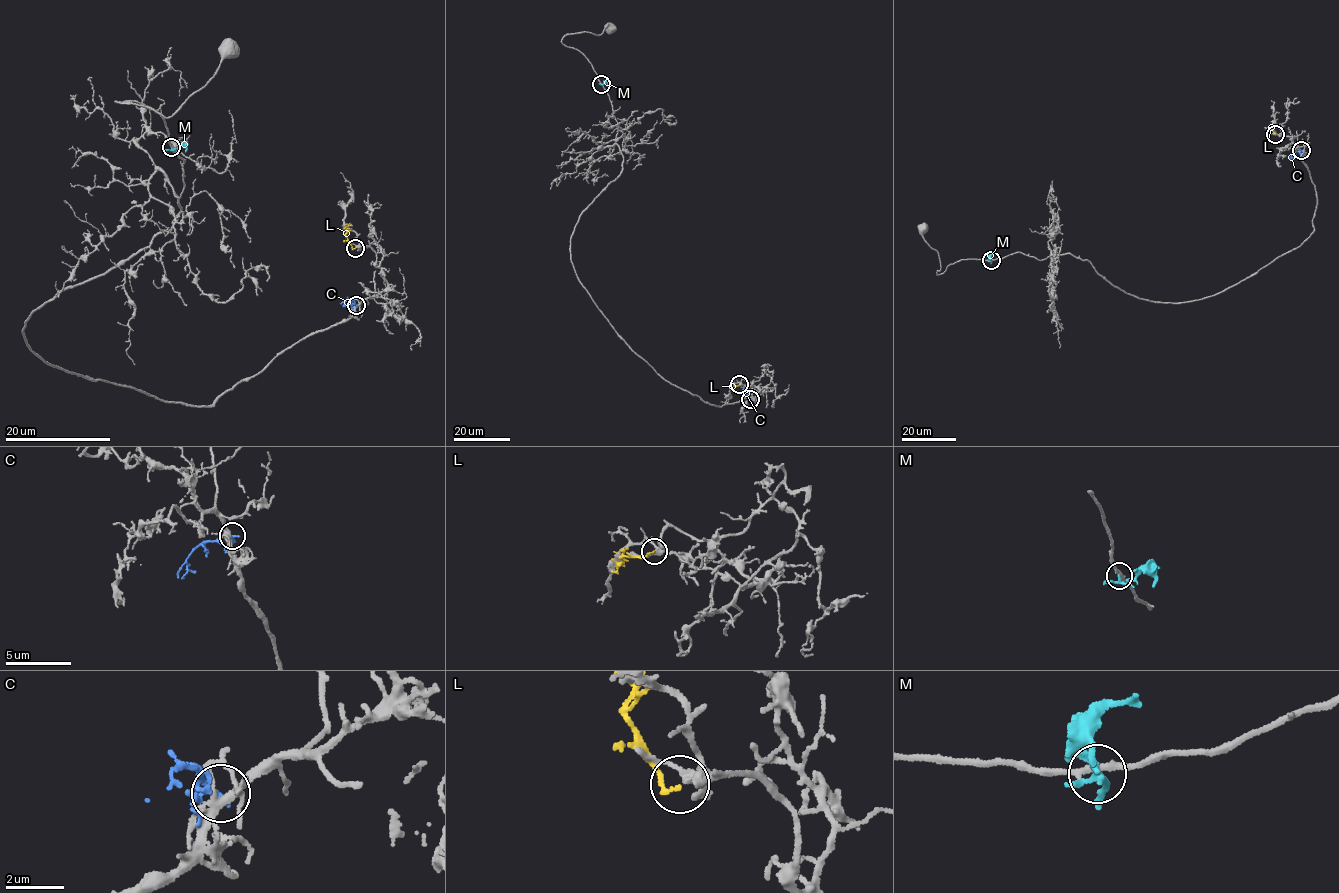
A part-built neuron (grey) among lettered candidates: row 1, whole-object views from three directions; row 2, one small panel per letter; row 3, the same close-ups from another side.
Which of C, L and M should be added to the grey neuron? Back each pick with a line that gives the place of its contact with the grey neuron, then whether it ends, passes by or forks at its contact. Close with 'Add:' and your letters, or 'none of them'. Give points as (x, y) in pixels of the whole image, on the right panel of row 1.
Add: none of them

